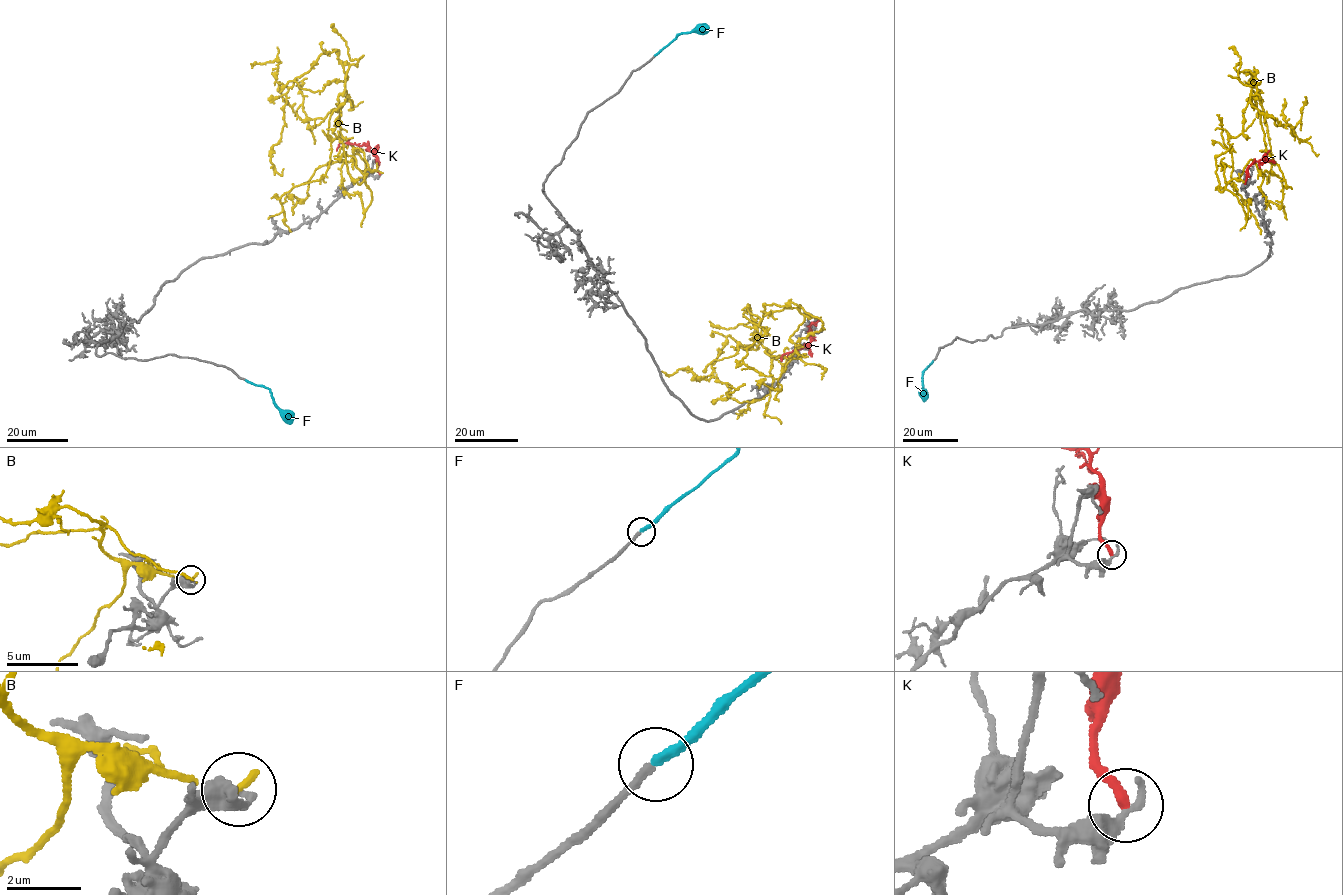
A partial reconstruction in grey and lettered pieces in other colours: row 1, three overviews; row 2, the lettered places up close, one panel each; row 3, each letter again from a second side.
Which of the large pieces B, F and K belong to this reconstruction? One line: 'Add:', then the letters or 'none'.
Add: F

